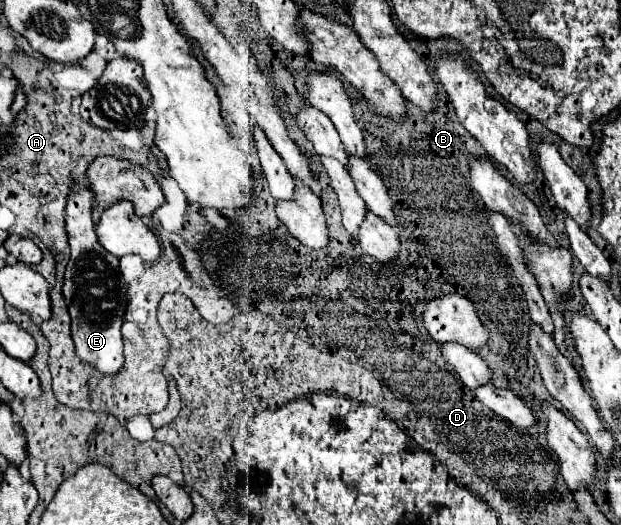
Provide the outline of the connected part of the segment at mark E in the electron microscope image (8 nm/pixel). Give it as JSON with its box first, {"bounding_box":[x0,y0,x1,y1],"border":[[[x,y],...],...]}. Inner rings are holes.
{"bounding_box":[63,185,127,375],"border":[[[71,185],[71,191],[65,209],[71,259],[63,283],[63,297],[71,315],[71,337],[75,353],[83,363],[89,363],[103,375],[115,375],[123,367],[121,325],[127,309],[125,281],[119,273],[119,259],[105,251],[97,241],[91,215],[93,195],[85,185]]]}

